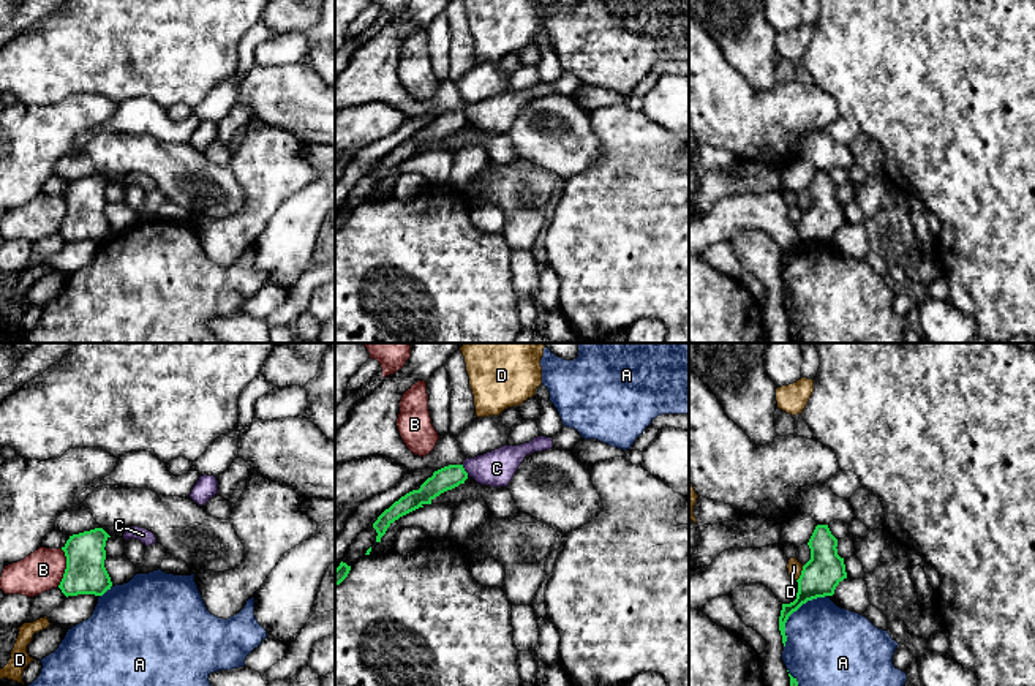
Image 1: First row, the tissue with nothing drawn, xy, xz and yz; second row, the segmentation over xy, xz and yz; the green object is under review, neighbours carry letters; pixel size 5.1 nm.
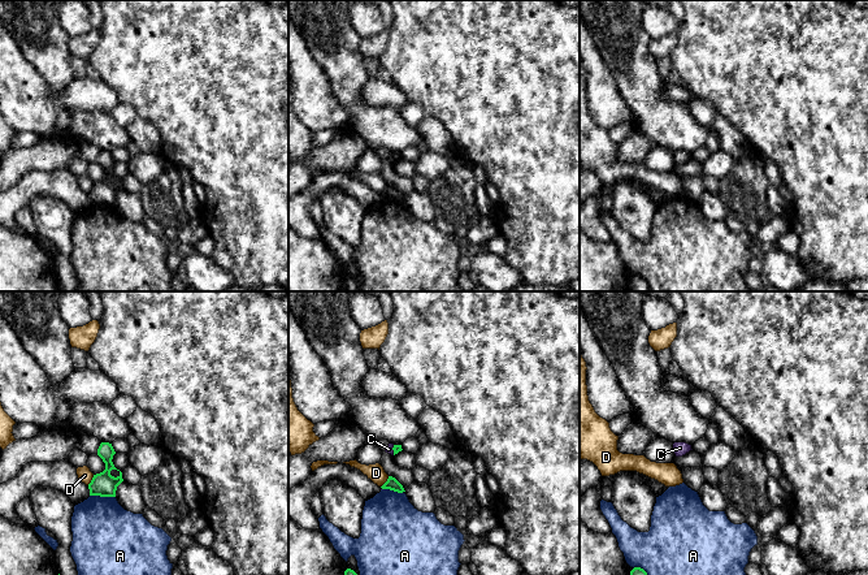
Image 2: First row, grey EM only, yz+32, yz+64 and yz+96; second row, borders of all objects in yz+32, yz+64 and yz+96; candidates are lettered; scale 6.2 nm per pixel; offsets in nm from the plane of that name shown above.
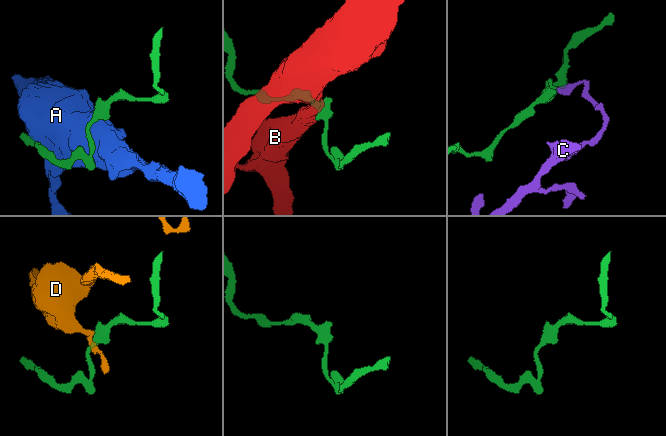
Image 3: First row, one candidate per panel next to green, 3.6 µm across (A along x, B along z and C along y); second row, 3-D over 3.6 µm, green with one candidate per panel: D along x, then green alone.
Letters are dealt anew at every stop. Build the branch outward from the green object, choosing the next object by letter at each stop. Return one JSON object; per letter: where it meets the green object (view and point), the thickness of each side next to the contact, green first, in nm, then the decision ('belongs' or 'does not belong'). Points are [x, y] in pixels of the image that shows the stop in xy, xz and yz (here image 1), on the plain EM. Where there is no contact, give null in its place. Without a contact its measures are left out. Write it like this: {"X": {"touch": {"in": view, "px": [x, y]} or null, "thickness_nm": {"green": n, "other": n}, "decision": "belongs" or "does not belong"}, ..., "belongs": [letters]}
{"A": {"touch": {"in": "yz", "px": [792, 258]}, "thickness_nm": {"green": 200, "other": 420}, "decision": "does not belong"}, "B": {"touch": {"in": "xy", "px": [67, 214]}, "thickness_nm": {"green": 200, "other": 200}, "decision": "does not belong"}, "C": {"touch": {"in": "xz", "px": [463, 116]}, "thickness_nm": {"green": 120, "other": 190}, "decision": "does not belong"}, "D": {"touch": {"in": "yz", "px": [801, 220]}, "thickness_nm": {"green": 200, "other": 70}, "decision": "does not belong"}, "belongs": []}

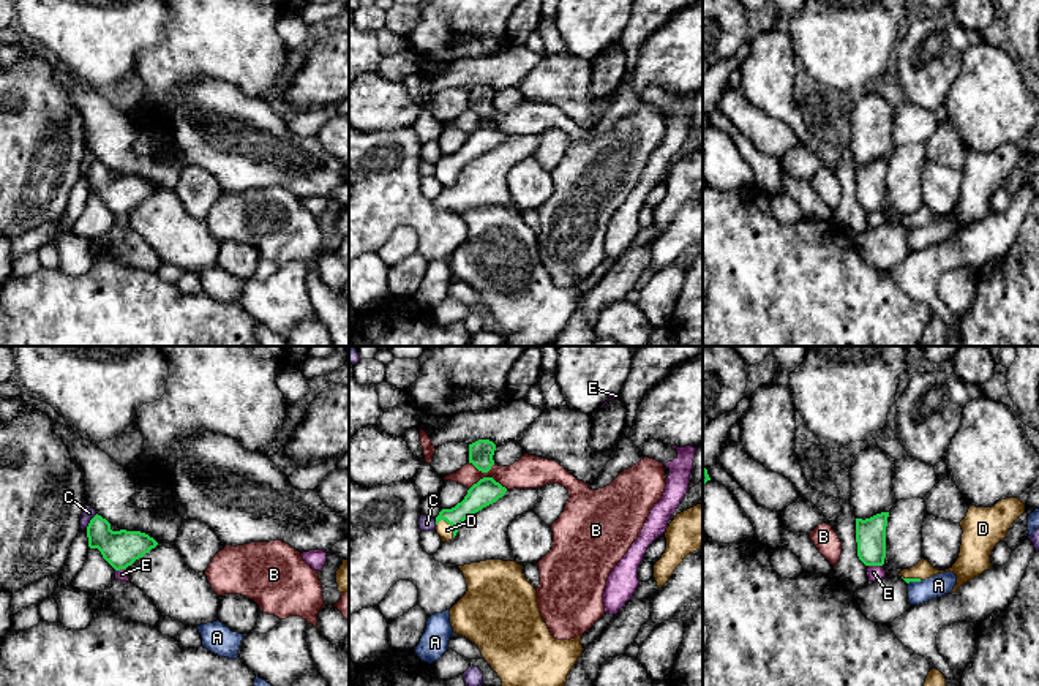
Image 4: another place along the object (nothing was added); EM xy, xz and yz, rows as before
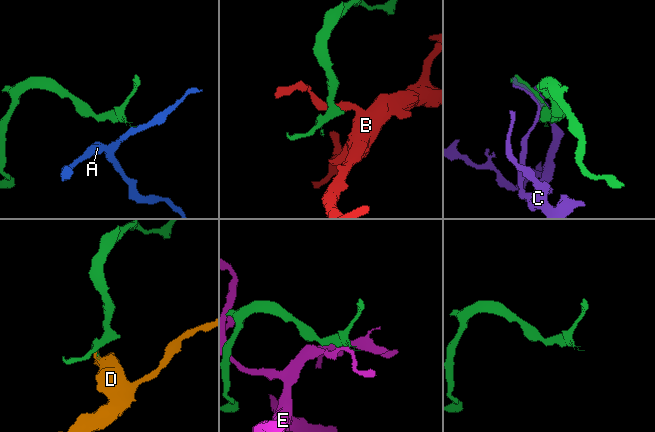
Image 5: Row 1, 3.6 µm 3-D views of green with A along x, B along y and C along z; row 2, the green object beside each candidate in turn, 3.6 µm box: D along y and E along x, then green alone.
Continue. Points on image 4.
{"A": {"touch": {"in": "yz", "px": [915, 226]}, "thickness_nm": {"green": 20, "other": 120}, "decision": "does not belong"}, "B": {"touch": {"in": "xz", "px": [488, 124]}, "thickness_nm": {"green": 140, "other": 170}, "decision": "does not belong"}, "C": {"touch": {"in": "xy", "px": [90, 166]}, "thickness_nm": {"green": 190, "other": 70}, "decision": "does not belong"}, "D": {"touch": {"in": "xz", "px": [449, 169]}, "thickness_nm": {"green": 140, "other": 80}, "decision": "belongs"}, "E": {"touch": {"in": "yz", "px": [875, 211]}, "thickness_nm": {"green": 160, "other": 80}, "decision": "does not belong"}, "belongs": ["D"]}

